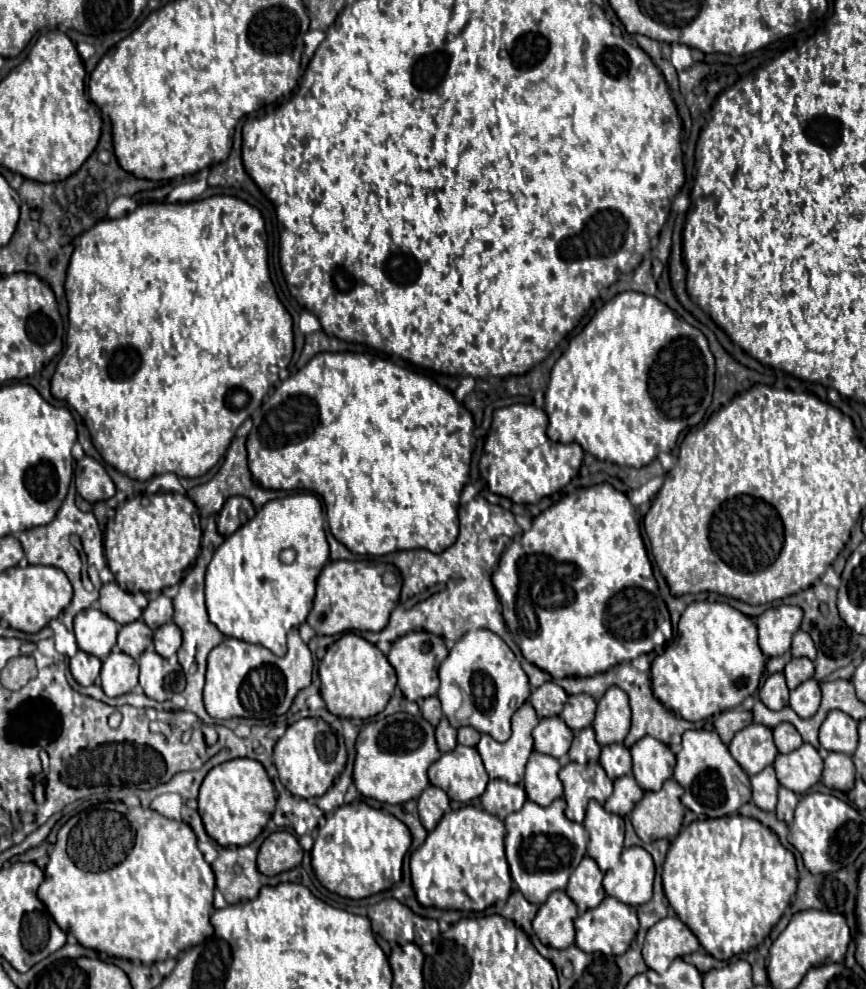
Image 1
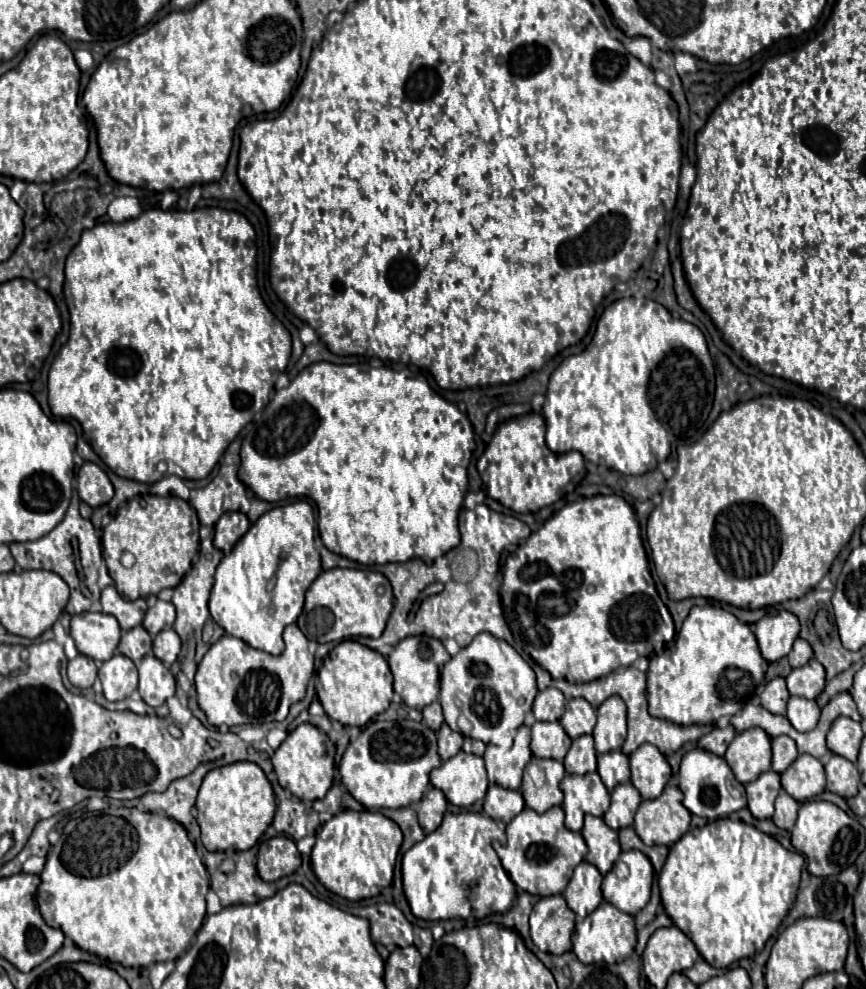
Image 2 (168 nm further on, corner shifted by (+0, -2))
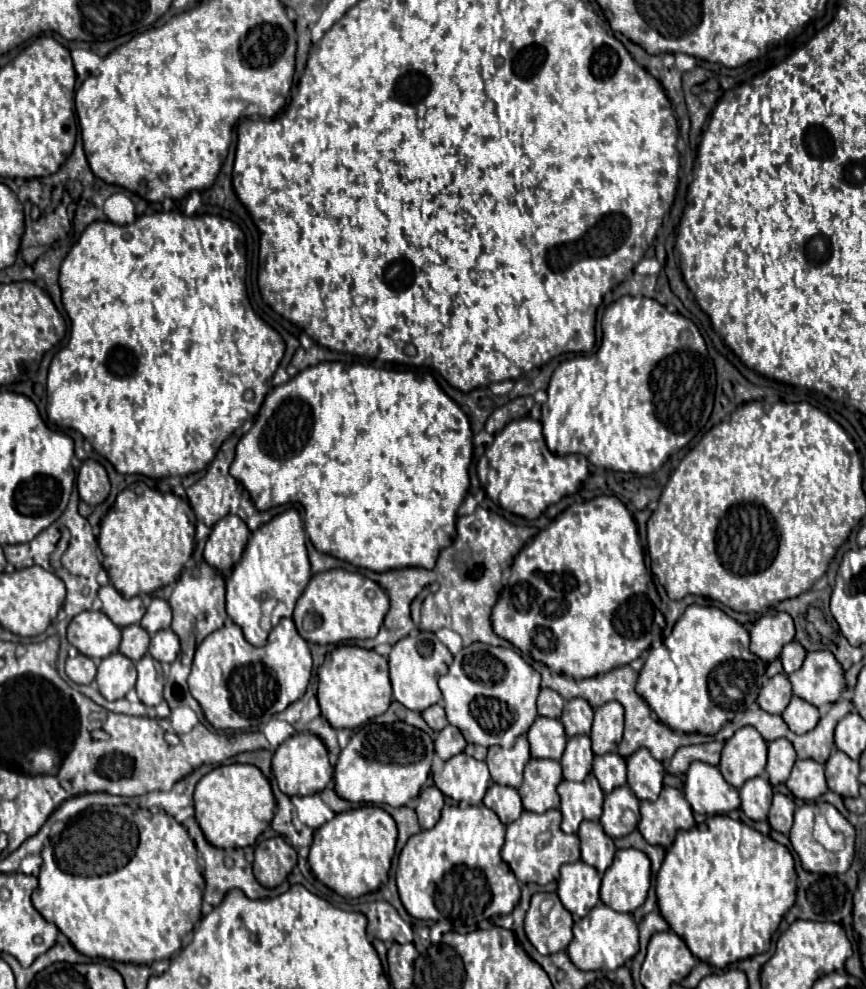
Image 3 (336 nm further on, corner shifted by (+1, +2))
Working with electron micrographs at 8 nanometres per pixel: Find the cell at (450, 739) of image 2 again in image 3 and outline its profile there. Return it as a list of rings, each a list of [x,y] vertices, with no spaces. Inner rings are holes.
[[[445,726],[443,730],[439,730],[437,740],[435,740],[435,752],[441,760],[449,760],[451,756],[463,752],[467,746],[463,734],[459,732],[459,728],[455,726]]]

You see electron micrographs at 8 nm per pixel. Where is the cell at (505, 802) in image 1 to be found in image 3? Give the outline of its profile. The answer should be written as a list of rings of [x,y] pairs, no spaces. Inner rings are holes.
[[[495,782],[489,786],[489,790],[483,798],[483,804],[487,808],[491,808],[503,824],[515,822],[519,818],[519,814],[523,812],[523,804],[521,804],[517,790],[511,786],[495,784]]]

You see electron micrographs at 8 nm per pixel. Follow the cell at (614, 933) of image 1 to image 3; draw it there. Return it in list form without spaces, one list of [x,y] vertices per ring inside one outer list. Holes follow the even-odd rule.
[[[599,902],[585,918],[575,922],[573,940],[567,948],[571,962],[581,970],[615,970],[633,958],[639,950],[639,930],[631,914],[615,912]]]

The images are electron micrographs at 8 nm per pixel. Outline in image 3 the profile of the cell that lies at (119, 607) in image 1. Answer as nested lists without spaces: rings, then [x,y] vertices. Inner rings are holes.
[[[107,584],[107,586],[101,586],[99,588],[99,598],[103,602],[103,608],[101,610],[119,628],[125,628],[125,626],[131,626],[131,624],[139,624],[139,620],[143,618],[145,606],[143,606],[143,602],[141,602],[139,596],[127,600],[111,584]]]

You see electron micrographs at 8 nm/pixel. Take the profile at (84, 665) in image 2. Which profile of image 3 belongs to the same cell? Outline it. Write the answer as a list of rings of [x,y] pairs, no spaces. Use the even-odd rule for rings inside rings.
[[[77,654],[75,658],[67,658],[65,672],[75,684],[91,684],[95,678],[95,662],[89,656]]]

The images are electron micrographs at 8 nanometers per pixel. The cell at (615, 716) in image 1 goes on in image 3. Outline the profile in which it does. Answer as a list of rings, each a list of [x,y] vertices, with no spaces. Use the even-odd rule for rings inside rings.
[[[615,700],[595,708],[595,720],[591,728],[591,742],[595,754],[617,752],[617,744],[623,738],[623,706]]]

